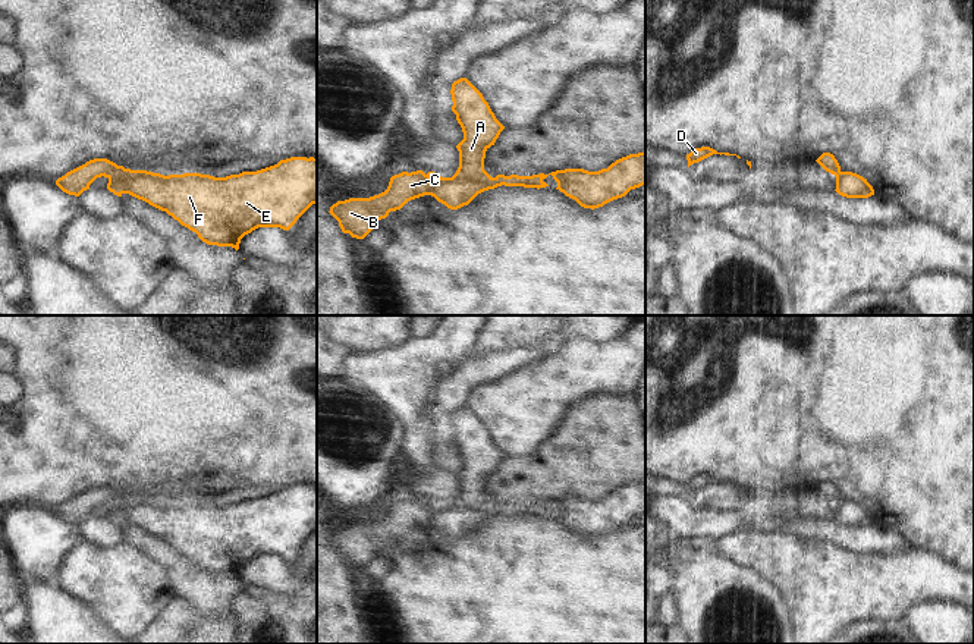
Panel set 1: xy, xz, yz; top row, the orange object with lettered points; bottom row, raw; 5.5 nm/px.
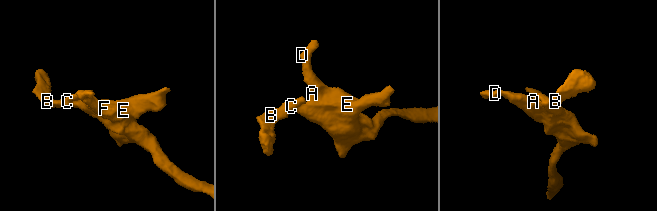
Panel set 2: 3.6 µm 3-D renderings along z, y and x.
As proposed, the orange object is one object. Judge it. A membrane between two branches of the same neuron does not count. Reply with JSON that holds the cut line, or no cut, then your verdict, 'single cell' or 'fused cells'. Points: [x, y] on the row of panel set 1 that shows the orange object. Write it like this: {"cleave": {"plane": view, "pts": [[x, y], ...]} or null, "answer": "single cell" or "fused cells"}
{"cleave": {"plane": "xz", "pts": [[442, 178], [424, 194]]}, "answer": "fused cells"}

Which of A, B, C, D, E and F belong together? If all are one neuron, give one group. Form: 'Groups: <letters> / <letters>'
Groups: A D E F / B C

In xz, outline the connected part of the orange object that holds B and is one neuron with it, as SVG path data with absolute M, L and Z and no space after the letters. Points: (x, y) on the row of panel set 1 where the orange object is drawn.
M422 170L402 172L390 178L384 192L370 198L349 198L330 207L343 233L364 239L390 211L400 210L408 201L424 197L442 176Z

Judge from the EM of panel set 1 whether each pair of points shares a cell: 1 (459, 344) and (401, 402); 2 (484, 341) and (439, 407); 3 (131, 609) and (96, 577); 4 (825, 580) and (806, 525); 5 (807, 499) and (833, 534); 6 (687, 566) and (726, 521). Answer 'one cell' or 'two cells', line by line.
1: one cell
2: two cells
3: one cell
4: two cells
5: two cells
6: two cells

